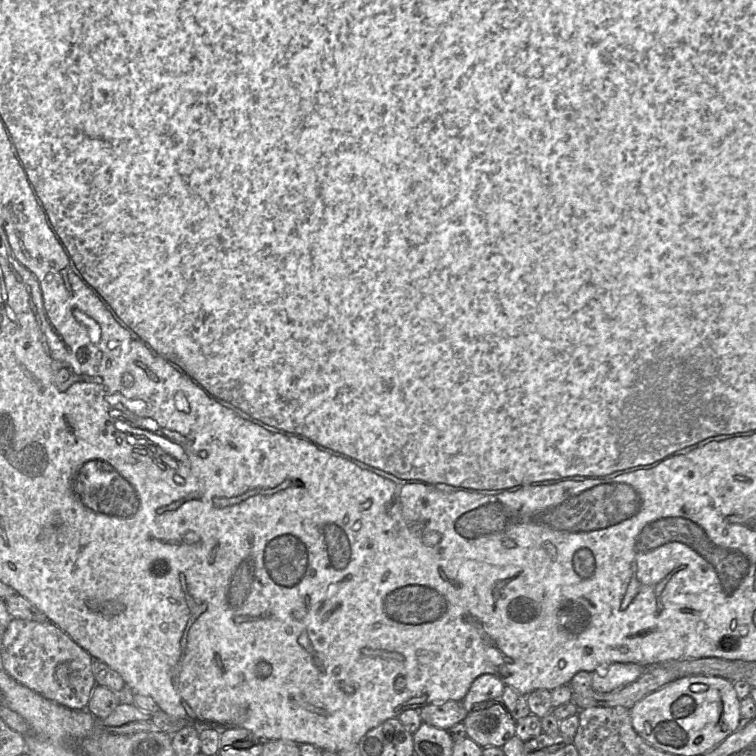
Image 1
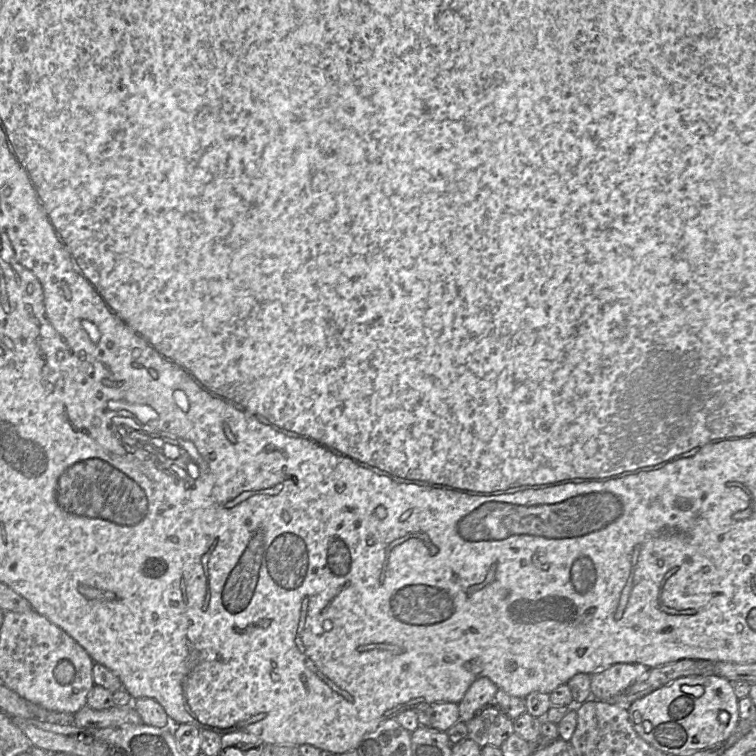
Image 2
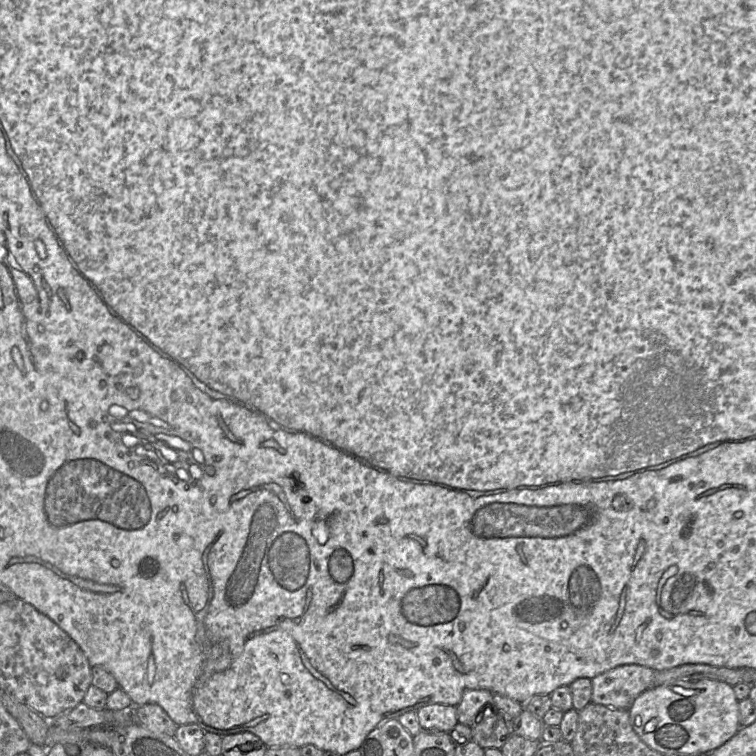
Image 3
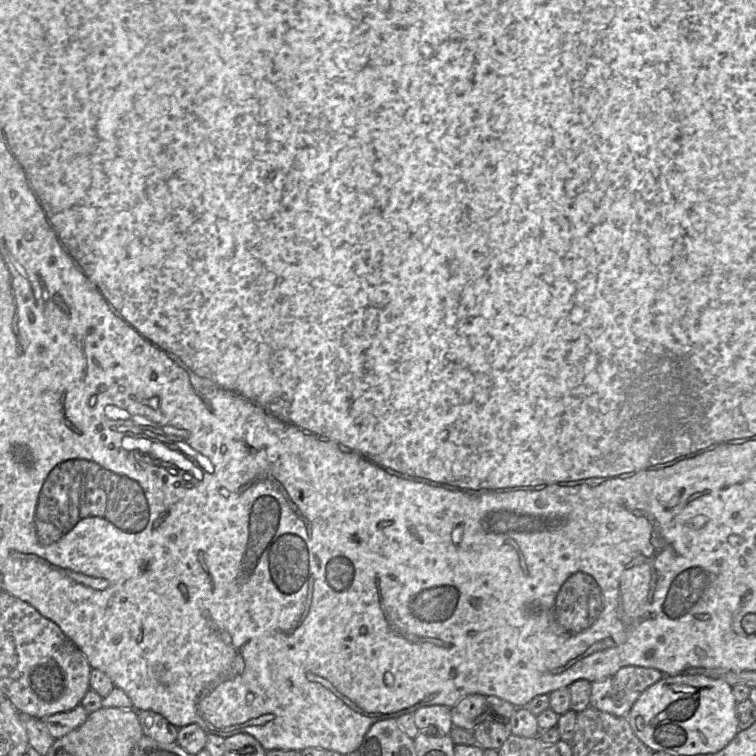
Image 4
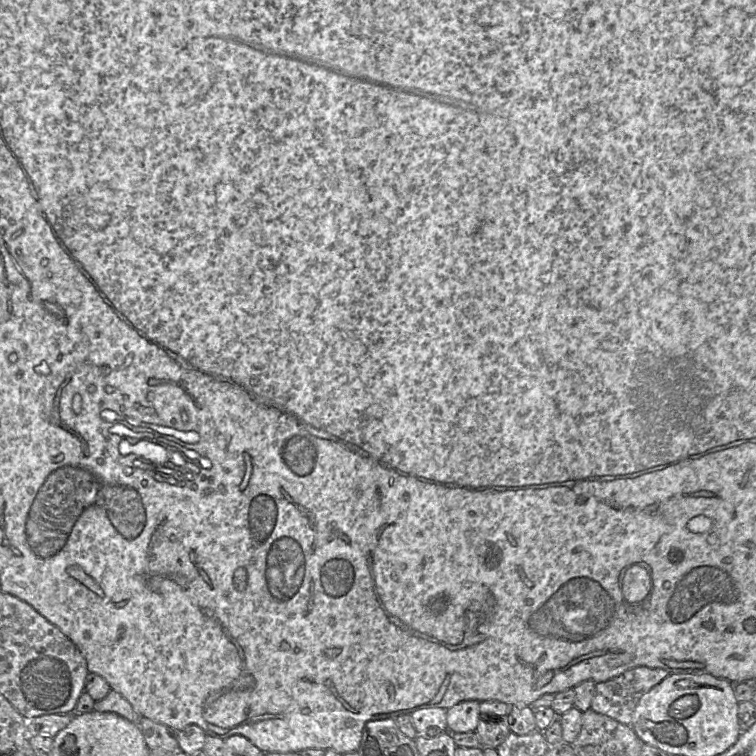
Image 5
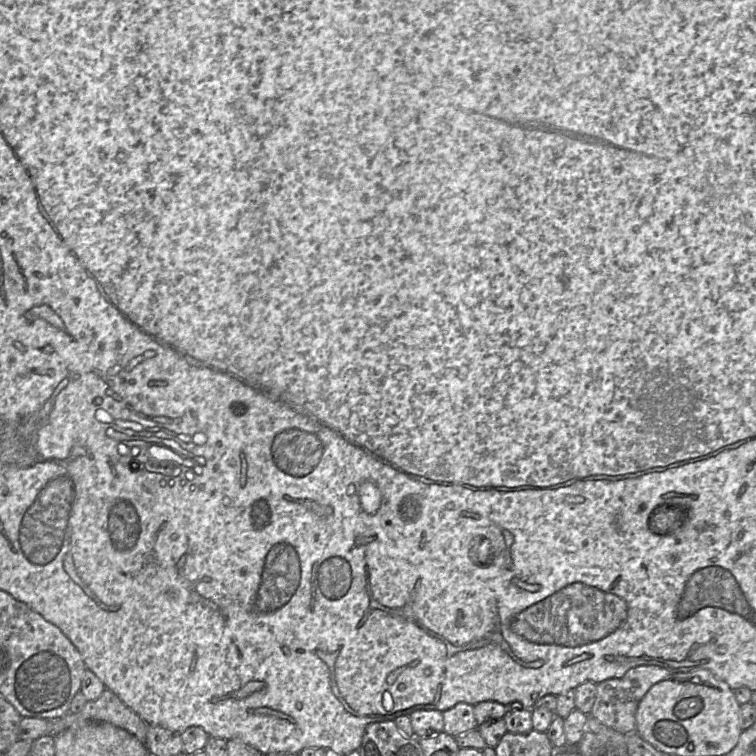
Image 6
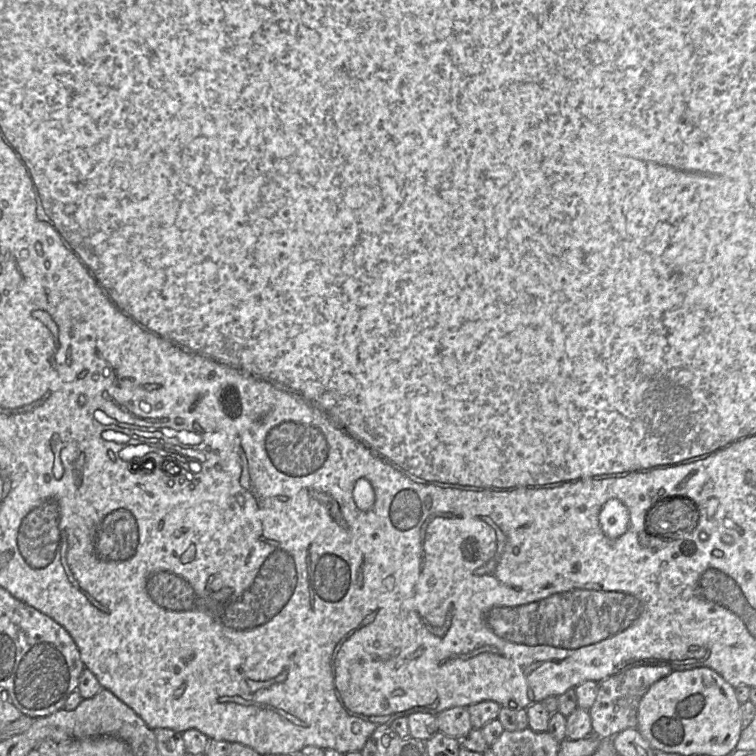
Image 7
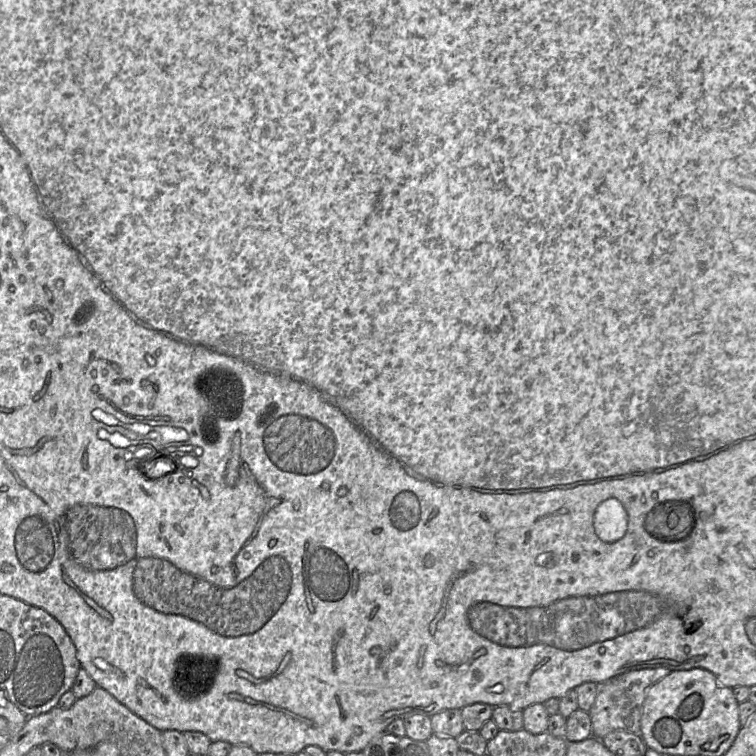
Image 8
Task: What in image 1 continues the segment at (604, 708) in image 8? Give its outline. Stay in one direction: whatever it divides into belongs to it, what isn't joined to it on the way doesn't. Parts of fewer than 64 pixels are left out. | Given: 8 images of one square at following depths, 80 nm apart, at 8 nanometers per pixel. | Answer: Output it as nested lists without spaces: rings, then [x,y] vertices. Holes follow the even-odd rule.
[[[613,663],[592,672],[591,687],[599,693],[609,693],[636,681],[646,667],[634,663]]]

